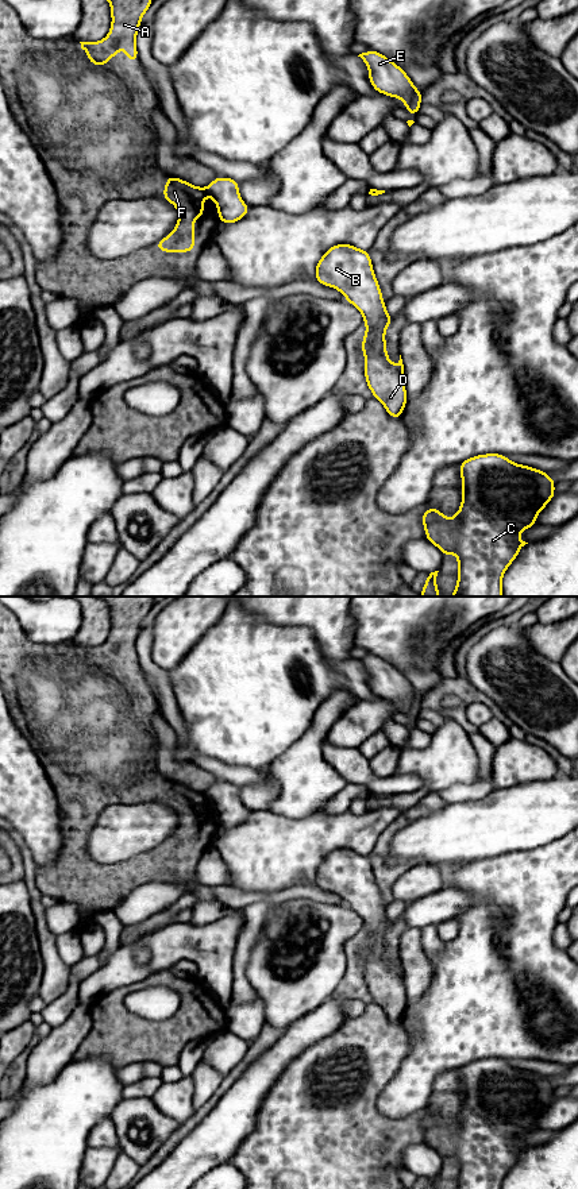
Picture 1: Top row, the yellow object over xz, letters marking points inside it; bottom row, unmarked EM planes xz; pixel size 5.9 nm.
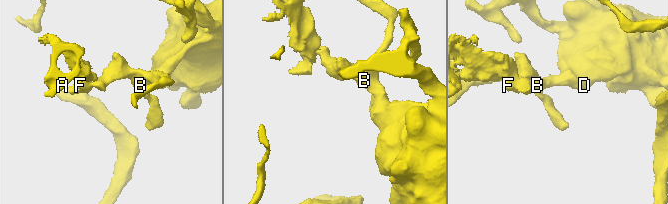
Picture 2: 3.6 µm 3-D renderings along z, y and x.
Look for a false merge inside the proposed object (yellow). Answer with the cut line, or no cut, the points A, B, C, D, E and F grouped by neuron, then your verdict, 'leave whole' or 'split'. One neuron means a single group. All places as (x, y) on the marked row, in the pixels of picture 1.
cut xz (205, 189), (209, 193); groups A F / B C D E; split

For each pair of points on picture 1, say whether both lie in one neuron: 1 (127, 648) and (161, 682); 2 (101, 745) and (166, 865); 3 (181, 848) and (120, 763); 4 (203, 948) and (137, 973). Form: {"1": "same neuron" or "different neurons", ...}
{"1": "different neurons", "2": "same neuron", "3": "same neuron", "4": "same neuron"}

